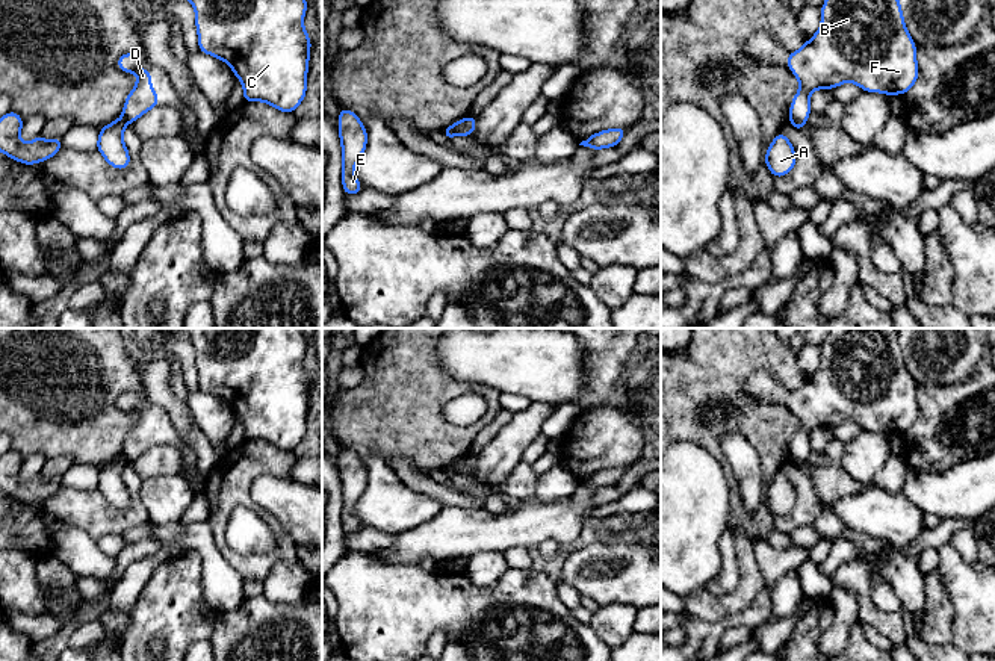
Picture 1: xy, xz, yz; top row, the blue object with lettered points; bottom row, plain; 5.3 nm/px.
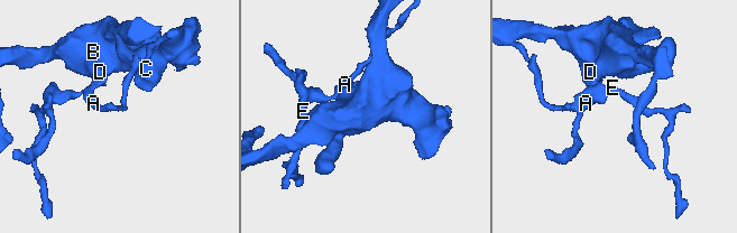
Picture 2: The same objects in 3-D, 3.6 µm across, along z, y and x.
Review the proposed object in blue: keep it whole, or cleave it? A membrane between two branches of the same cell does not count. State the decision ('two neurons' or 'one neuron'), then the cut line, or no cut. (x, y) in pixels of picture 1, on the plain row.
two neurons; cut xz (464, 457), (463, 468), (458, 472)

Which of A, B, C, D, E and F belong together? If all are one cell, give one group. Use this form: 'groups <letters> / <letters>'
groups A E / B C D F

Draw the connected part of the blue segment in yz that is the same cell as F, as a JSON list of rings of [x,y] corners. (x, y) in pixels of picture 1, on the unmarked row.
[[[829,328],[821,345],[821,365],[806,383],[788,393],[786,404],[800,422],[789,446],[789,458],[811,454],[809,434],[815,428],[833,428],[851,420],[866,431],[904,434],[918,419],[916,383],[909,374],[898,328]]]

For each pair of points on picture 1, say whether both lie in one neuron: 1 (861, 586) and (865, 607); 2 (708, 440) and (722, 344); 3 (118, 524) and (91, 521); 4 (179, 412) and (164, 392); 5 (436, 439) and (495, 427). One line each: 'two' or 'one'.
1: one
2: one
3: one
4: one
5: two

